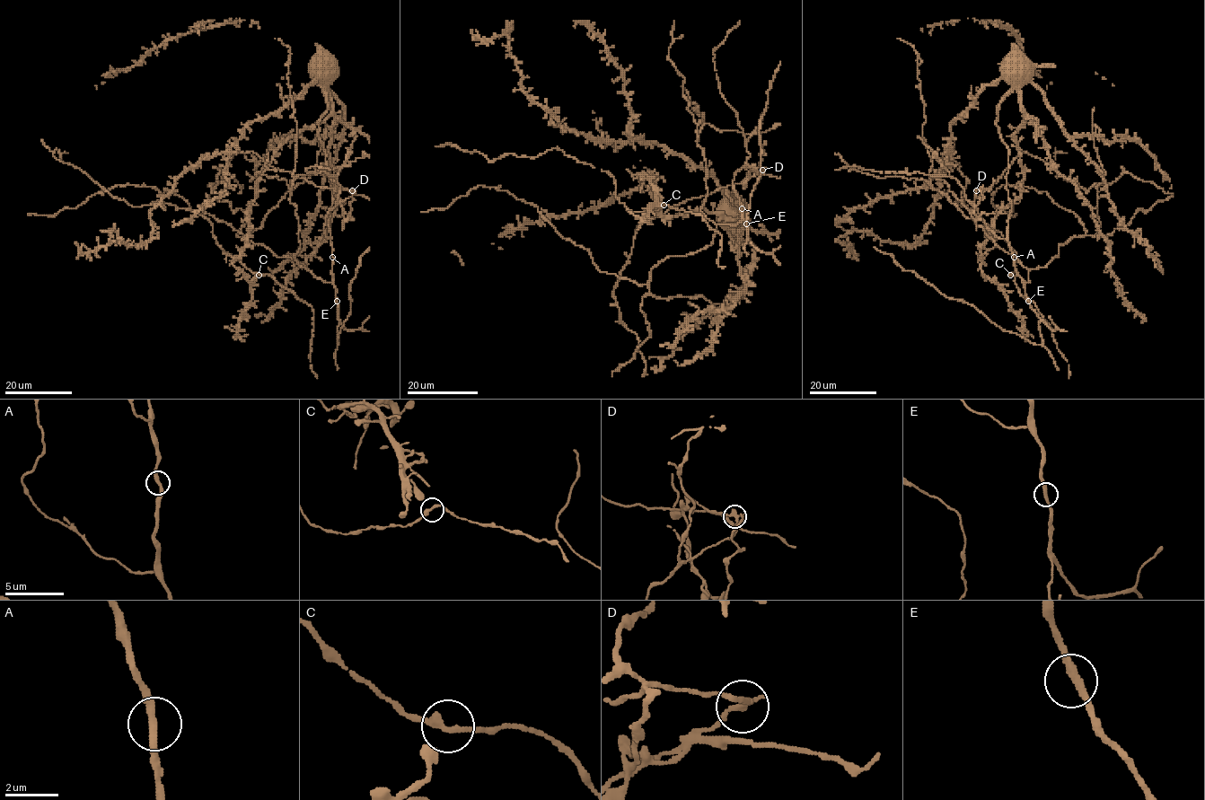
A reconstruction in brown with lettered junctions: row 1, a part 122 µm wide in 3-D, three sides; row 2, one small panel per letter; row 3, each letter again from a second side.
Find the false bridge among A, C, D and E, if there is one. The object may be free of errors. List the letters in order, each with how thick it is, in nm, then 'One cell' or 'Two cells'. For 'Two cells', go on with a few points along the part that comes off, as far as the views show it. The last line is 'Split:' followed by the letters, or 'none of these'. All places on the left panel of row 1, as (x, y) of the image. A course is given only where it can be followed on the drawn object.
A: Thickness 300 nm. One cell
C: Thickness 280 nm. One cell
D: Thickness 280 nm. Two cells. Course of the part to remove: (353, 190), (315, 186), (251, 152), (235, 153), (209, 185), (221, 171), (238, 194)
E: Thickness 280 nm. One cell
Split: D

